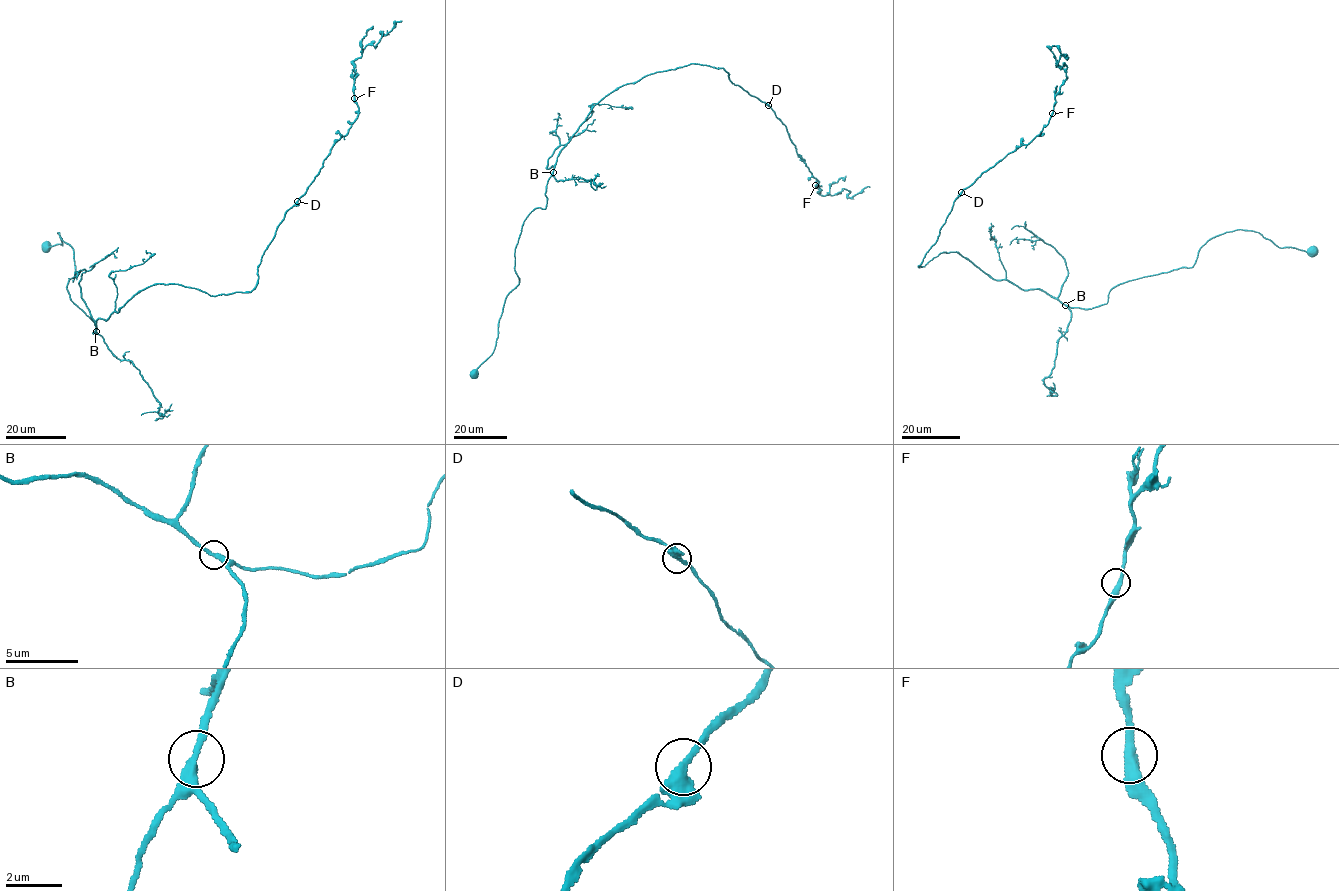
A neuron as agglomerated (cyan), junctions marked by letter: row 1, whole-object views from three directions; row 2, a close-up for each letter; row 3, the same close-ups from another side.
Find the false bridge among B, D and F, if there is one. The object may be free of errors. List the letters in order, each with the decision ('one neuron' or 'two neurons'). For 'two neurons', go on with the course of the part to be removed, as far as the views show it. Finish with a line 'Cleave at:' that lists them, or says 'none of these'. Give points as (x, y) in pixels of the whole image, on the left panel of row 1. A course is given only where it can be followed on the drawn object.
B: one neuron
D: one neuron
F: one neuron
Cleave at: none of these

